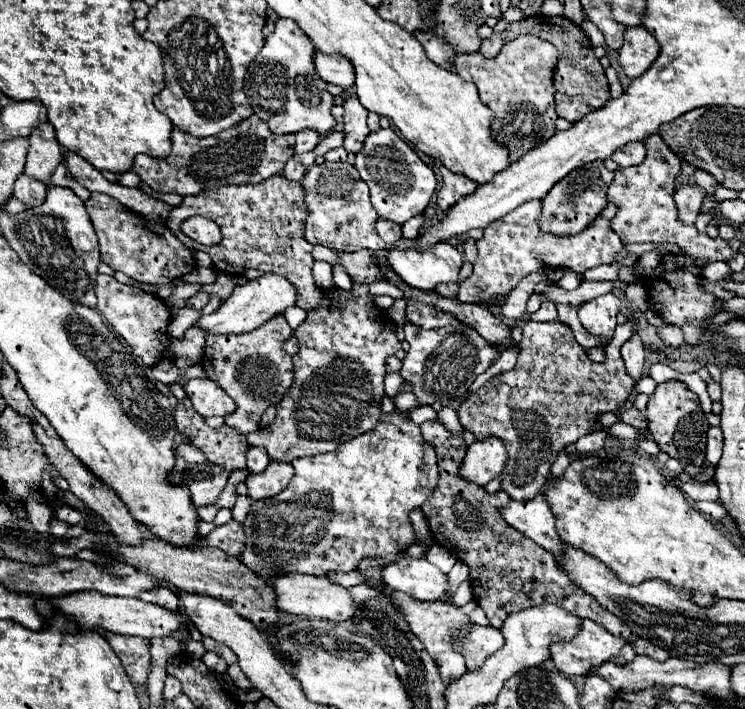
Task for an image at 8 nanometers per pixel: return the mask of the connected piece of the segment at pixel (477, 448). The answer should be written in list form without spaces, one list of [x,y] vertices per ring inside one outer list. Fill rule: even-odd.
[[[487,438],[471,444],[461,462],[461,478],[485,486],[503,470],[505,456],[507,452],[499,438]]]

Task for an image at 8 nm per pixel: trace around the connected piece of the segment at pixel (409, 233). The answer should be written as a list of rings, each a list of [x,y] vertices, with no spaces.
[[[417,216],[417,218],[407,220],[407,222],[401,226],[401,228],[403,228],[403,238],[407,238],[407,240],[415,240],[415,238],[421,234],[423,222],[425,222],[423,216]]]

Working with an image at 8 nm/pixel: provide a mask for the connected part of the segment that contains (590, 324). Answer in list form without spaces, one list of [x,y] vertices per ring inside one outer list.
[[[609,292],[609,294],[603,294],[599,298],[585,302],[579,308],[579,320],[591,336],[601,338],[603,346],[607,346],[613,338],[613,332],[617,326],[615,318],[619,310],[621,310],[621,298]]]

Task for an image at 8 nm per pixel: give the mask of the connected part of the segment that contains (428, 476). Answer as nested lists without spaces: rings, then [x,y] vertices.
[[[397,410],[383,414],[373,432],[341,444],[335,452],[297,458],[293,468],[295,478],[289,482],[287,490],[277,496],[251,502],[249,514],[243,522],[245,548],[239,558],[263,580],[277,572],[313,576],[351,572],[363,558],[383,558],[389,552],[405,552],[415,542],[409,512],[427,500],[439,476],[435,450],[423,440],[419,426],[411,420],[403,420]]]

